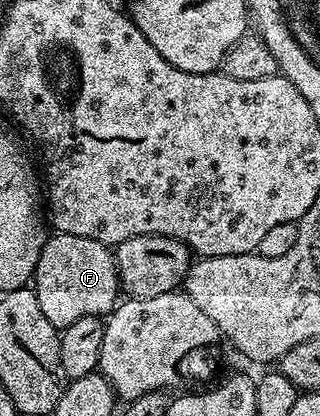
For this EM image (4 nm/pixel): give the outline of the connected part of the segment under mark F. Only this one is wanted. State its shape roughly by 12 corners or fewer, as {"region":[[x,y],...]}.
{"region":[[48,236],[33,288],[60,331],[110,314],[121,297],[114,252]]}

